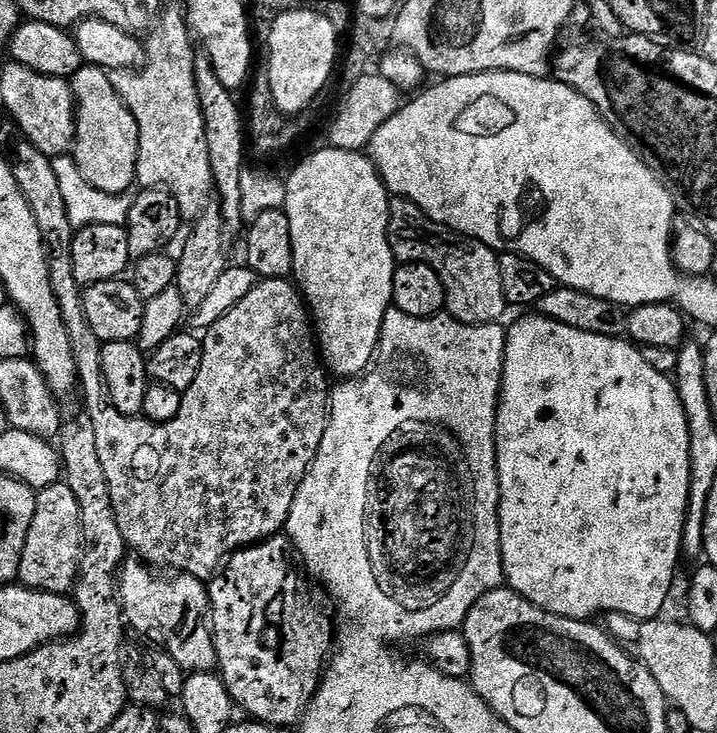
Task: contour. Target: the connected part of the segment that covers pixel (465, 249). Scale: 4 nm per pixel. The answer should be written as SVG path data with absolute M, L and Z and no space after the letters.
M403 198L393 199L388 205L388 241L400 264L425 264L438 274L438 278L442 278L442 286L446 290L446 312L453 320L463 324L494 324L505 319L504 311L509 311L510 305L506 294L502 294L500 256L493 249L434 222L418 205Z

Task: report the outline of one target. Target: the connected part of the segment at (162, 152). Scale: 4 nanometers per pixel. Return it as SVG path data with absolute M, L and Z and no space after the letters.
M168 12L161 20L159 17L158 27L148 38L139 67L108 72L108 77L138 122L140 149L136 184L141 189L163 188L178 202L181 217L195 222L210 206L214 185L202 106L196 90L194 37L181 13L179 16L176 12Z

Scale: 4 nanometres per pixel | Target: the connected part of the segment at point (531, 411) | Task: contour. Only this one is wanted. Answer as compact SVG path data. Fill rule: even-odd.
M533 314L516 320L506 332L506 346L504 347L504 377L500 383L500 406L496 410L496 473L500 483L500 533L502 534L502 562L504 563L504 578L507 587L526 598L534 606L546 610L550 614L565 616L571 620L591 621L592 616L599 612L617 612L620 616L629 616L635 622L655 620L661 615L664 603L672 592L672 583L676 580L676 567L682 561L684 550L684 527L688 513L688 499L690 498L690 430L686 426L686 414L680 409L680 399L674 390L671 379L668 380L655 368L655 363L637 345L624 338L614 336L585 336L582 330L574 330L574 326L562 326L562 322L554 322L550 318Z

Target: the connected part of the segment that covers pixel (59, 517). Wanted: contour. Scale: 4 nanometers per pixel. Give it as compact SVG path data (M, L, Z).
M63 482L39 489L34 522L30 522L30 534L26 534L26 546L22 550L19 583L25 588L43 592L71 593L71 588L73 591L78 584L83 551L84 535L74 490L70 490L70 486Z

